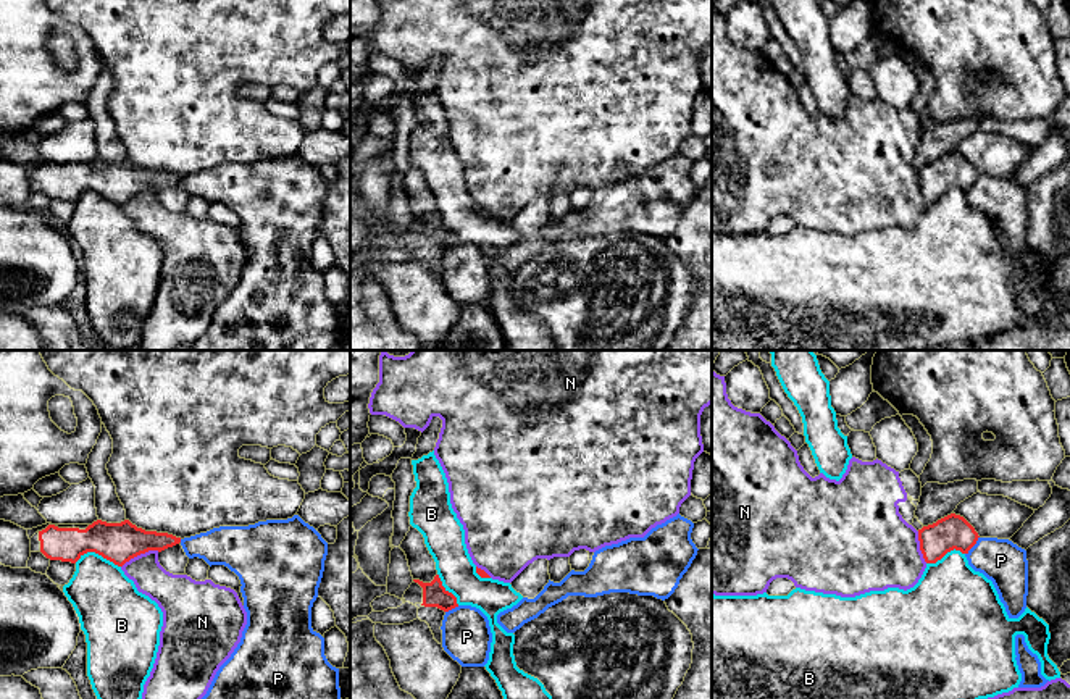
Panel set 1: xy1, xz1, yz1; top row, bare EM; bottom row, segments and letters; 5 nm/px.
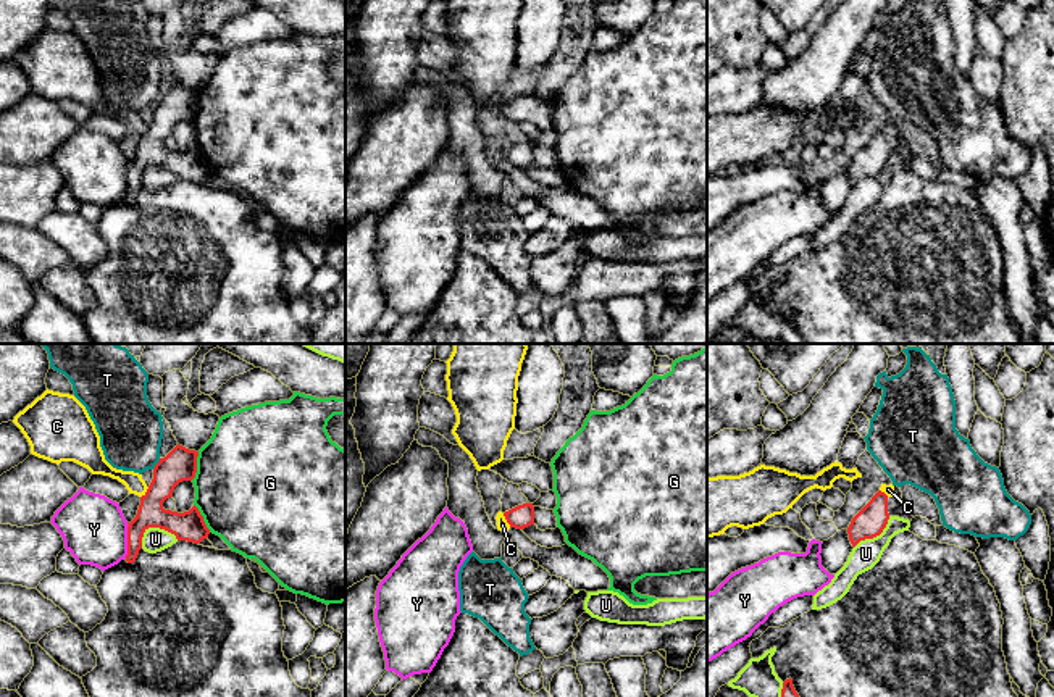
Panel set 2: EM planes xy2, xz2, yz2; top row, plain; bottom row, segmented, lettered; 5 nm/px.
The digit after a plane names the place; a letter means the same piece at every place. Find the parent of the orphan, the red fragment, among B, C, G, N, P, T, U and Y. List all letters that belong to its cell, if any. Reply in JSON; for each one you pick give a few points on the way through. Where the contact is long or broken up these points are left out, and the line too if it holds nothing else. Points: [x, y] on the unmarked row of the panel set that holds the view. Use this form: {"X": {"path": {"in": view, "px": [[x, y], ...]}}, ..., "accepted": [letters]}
{"accepted": []}

